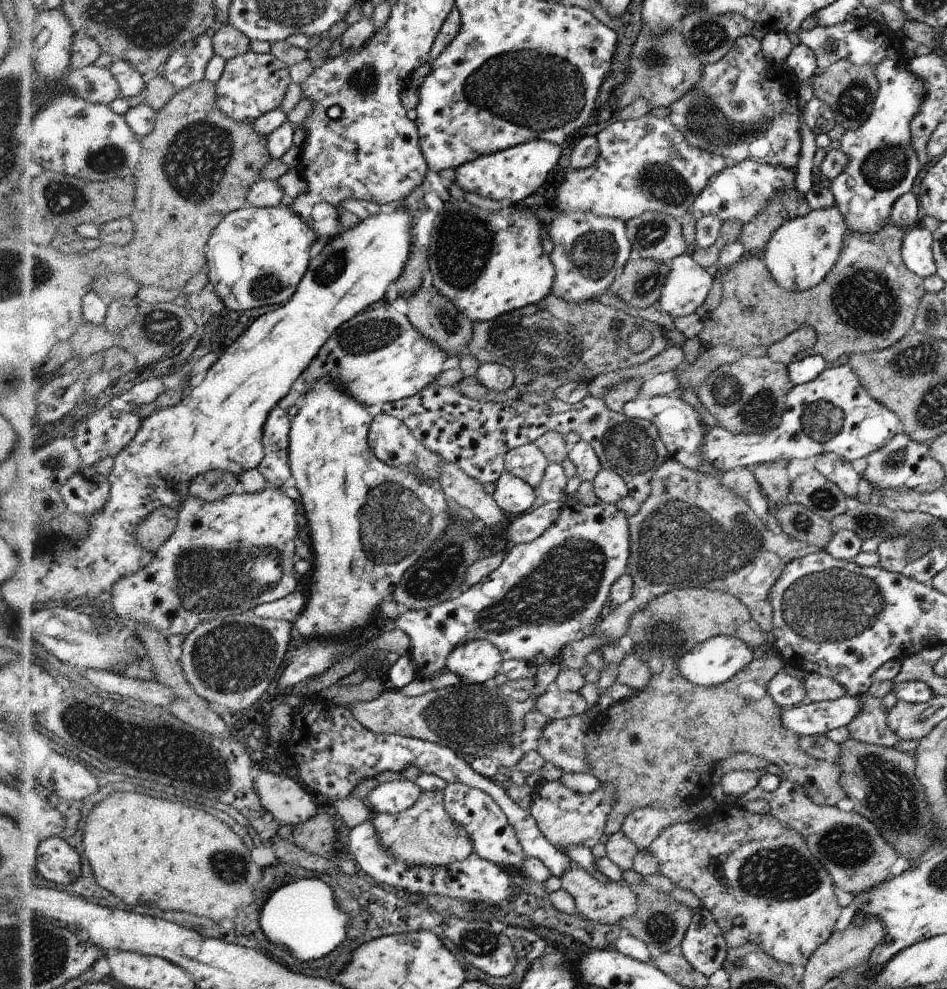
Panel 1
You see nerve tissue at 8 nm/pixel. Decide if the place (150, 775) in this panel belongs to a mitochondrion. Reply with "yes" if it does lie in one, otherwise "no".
no

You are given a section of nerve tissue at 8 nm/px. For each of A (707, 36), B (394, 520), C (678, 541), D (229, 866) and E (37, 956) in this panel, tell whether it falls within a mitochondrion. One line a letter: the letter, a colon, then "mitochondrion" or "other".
A: mitochondrion
B: mitochondrion
C: mitochondrion
D: mitochondrion
E: mitochondrion

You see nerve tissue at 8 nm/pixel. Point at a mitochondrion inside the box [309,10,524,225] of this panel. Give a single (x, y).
(364, 81)

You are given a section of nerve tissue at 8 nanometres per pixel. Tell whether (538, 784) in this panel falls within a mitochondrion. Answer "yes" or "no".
no

